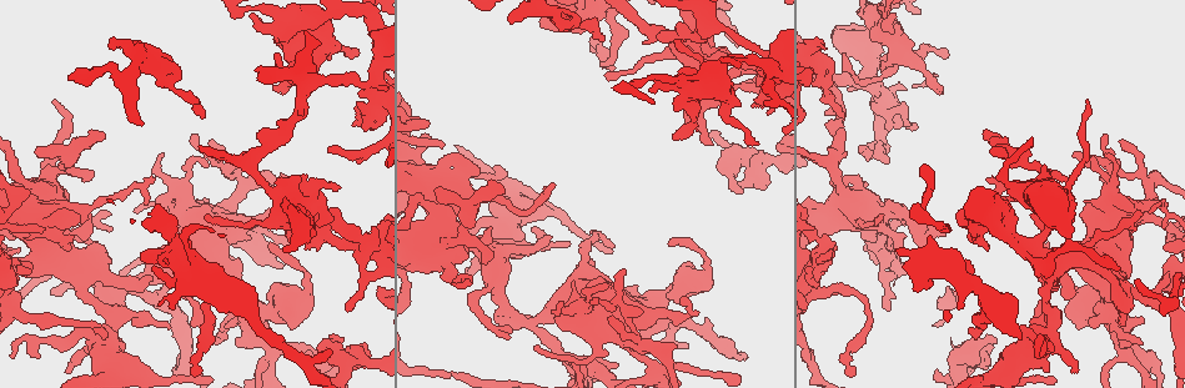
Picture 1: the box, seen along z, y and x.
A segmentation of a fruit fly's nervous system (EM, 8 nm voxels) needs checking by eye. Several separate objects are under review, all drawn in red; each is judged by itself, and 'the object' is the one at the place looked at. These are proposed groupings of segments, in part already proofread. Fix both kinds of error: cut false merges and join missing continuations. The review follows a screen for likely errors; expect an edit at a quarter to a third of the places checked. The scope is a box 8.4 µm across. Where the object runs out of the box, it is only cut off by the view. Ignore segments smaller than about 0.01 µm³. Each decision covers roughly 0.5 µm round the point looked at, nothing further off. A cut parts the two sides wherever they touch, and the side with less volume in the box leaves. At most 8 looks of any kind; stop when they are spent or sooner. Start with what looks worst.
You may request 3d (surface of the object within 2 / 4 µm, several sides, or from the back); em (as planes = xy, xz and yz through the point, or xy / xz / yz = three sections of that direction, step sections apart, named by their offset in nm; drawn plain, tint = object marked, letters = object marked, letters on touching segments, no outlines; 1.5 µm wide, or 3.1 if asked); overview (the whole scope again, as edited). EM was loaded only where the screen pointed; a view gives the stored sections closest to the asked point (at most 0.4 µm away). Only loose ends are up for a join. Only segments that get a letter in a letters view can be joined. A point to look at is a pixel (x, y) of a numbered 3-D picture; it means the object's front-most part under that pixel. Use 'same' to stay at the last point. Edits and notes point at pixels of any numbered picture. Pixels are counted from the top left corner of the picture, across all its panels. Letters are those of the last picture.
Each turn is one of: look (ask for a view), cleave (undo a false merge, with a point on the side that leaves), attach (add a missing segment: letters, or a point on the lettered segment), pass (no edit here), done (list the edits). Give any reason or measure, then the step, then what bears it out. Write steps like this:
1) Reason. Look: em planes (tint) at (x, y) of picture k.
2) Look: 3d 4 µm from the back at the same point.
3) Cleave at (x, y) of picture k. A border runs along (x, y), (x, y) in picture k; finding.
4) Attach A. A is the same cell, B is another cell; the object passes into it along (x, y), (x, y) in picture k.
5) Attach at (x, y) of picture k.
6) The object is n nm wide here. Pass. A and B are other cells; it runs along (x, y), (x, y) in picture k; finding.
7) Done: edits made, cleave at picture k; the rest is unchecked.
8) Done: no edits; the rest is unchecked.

Thick turns thin. Look: 3d 4 µm at (582, 304) of picture 1.

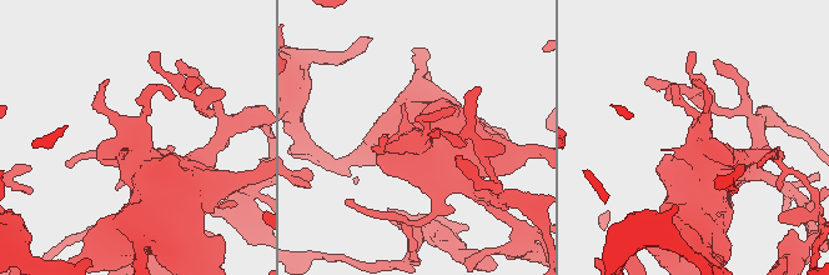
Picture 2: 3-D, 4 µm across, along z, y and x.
Now the EM. Look: em 3.1 µm planes (tint) at (696, 135) of picture 2.

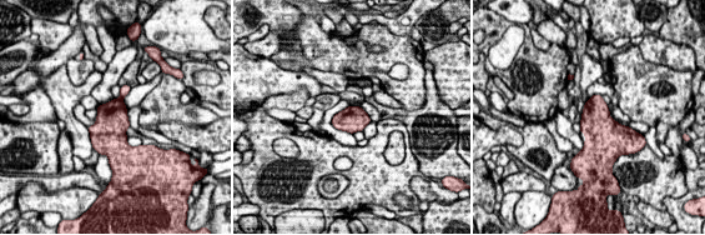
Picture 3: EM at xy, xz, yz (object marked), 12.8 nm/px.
Look: em 3.1 µm planes (letters) at the same point.

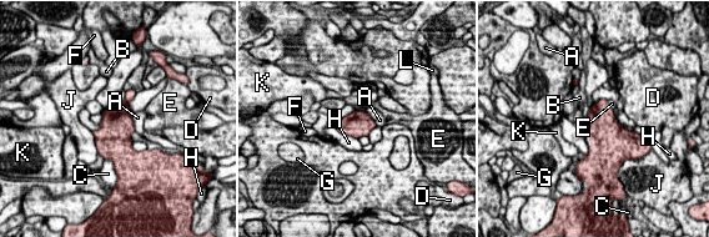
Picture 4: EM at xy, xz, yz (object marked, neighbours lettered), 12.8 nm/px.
The object is 340 nm wide here. Pass. A, B, C, D, E, F, G, H, J, K and L are other cells; a border runs along (355, 109), (337, 129), (357, 139) in picture 4; continuous, no second neuron.

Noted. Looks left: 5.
Tapers out. Look: 3d 2 µm at (741, 192) of picture 1.

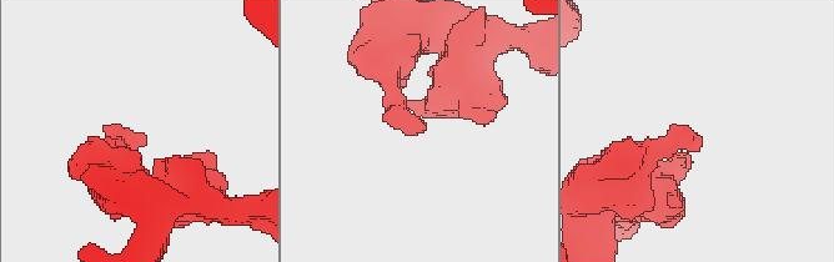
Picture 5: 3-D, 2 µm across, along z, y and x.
Look: em planes (letters) at (696, 136) of picture 5.

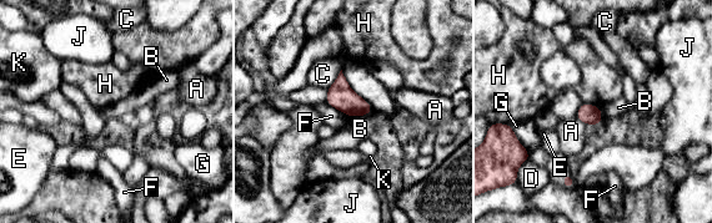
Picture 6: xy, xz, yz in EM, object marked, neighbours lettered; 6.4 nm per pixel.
Pass. A, B, C, D, E, F, G, H, J and K are other cells; a border runs along (582, 101), (596, 105), (600, 109) in picture 6; no lettered segment goes on from it.

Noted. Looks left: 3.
Branch stops here. Look: 3d 2 µm at (1041, 283) of picture 1.

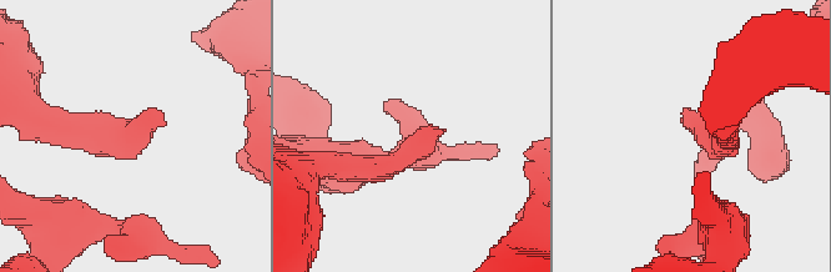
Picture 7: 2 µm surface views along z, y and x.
Look: em planes (letters) at (689, 128) of picture 7.

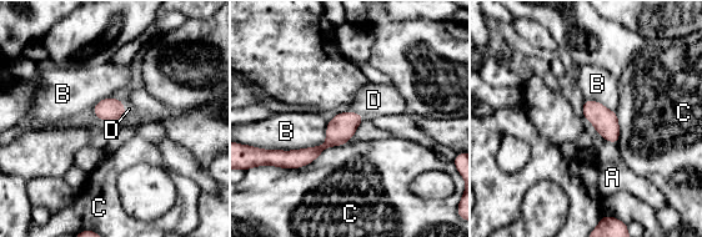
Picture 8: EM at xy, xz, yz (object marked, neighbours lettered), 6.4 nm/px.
The object is 160 nm wide here; the longest contact is with B, 480 nm. Attach D. D is the same cell, A, B and C are other cells; it goes on there.

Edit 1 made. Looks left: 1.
Done: edits made, attach at picture 8; the rest is unchecked.

